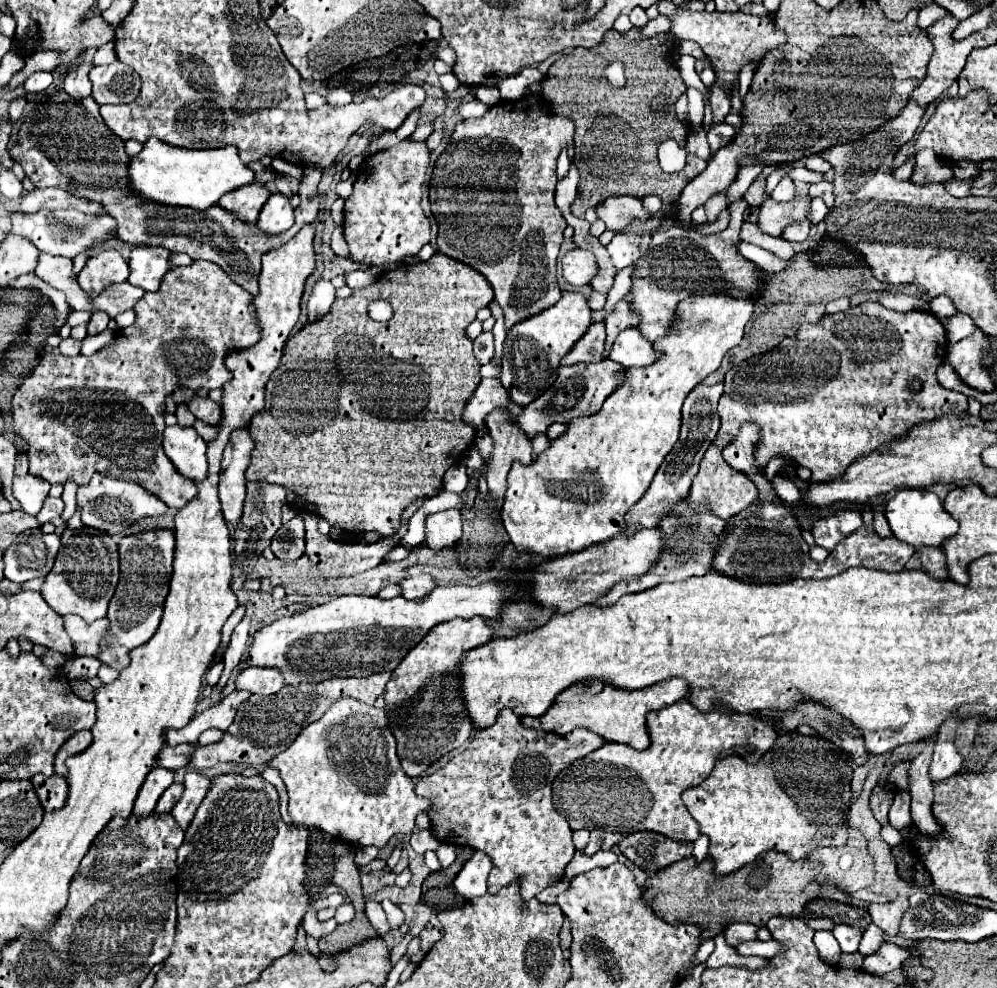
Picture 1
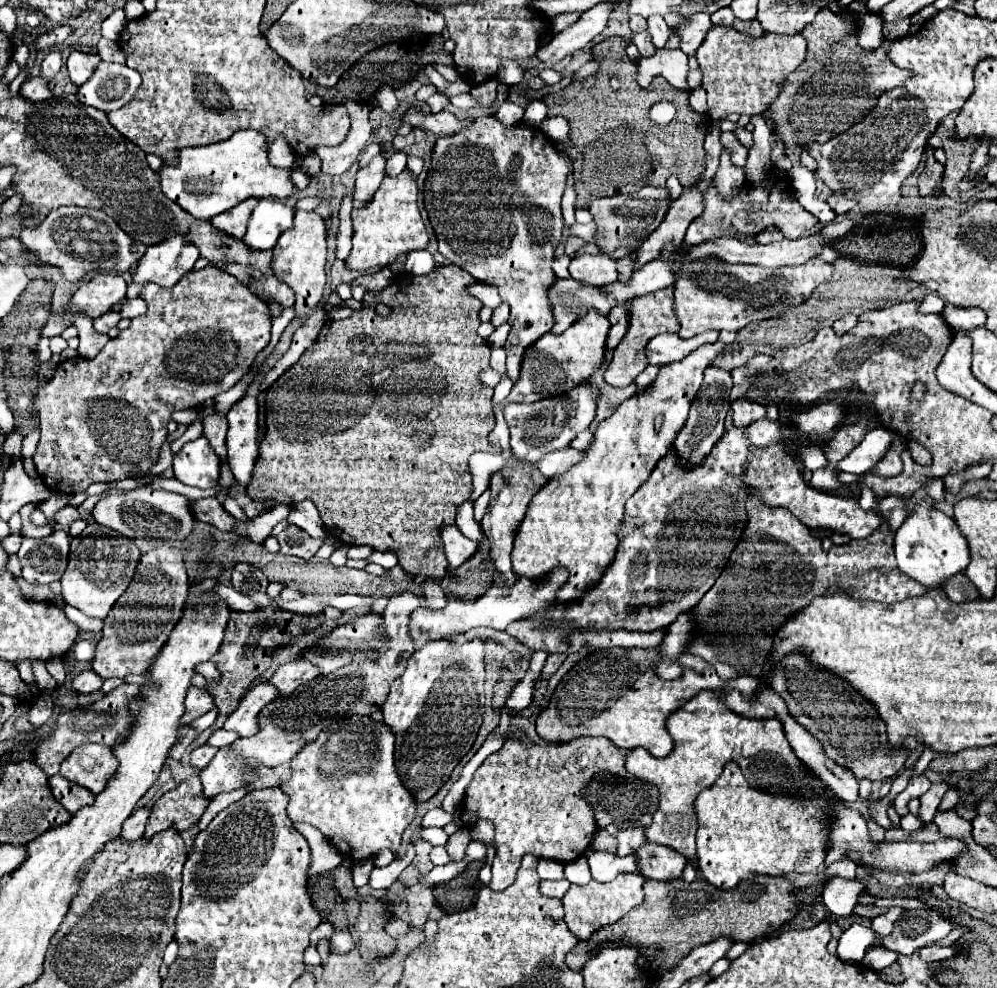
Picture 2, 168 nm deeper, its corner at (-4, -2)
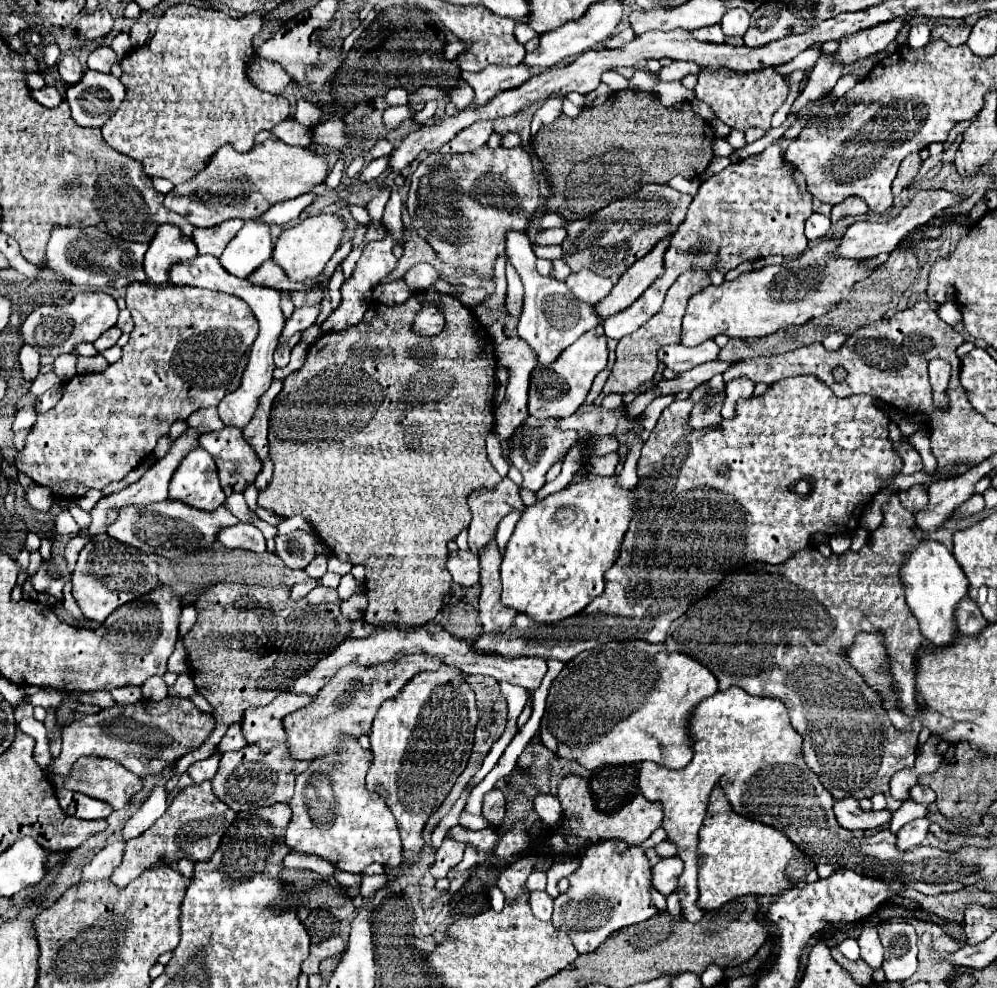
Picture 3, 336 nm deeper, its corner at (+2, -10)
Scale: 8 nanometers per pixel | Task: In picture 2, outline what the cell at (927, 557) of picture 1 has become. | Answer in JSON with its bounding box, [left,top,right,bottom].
[945,573,979,603]

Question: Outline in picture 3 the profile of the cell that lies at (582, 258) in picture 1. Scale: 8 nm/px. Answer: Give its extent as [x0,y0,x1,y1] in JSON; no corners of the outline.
[565,269,613,303]

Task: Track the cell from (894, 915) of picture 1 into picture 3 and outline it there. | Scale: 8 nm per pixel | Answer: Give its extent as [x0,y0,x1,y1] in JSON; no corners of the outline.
[859,925,883,969]

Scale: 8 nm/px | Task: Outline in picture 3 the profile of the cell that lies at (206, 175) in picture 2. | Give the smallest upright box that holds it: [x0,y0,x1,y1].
[165,141,327,227]

